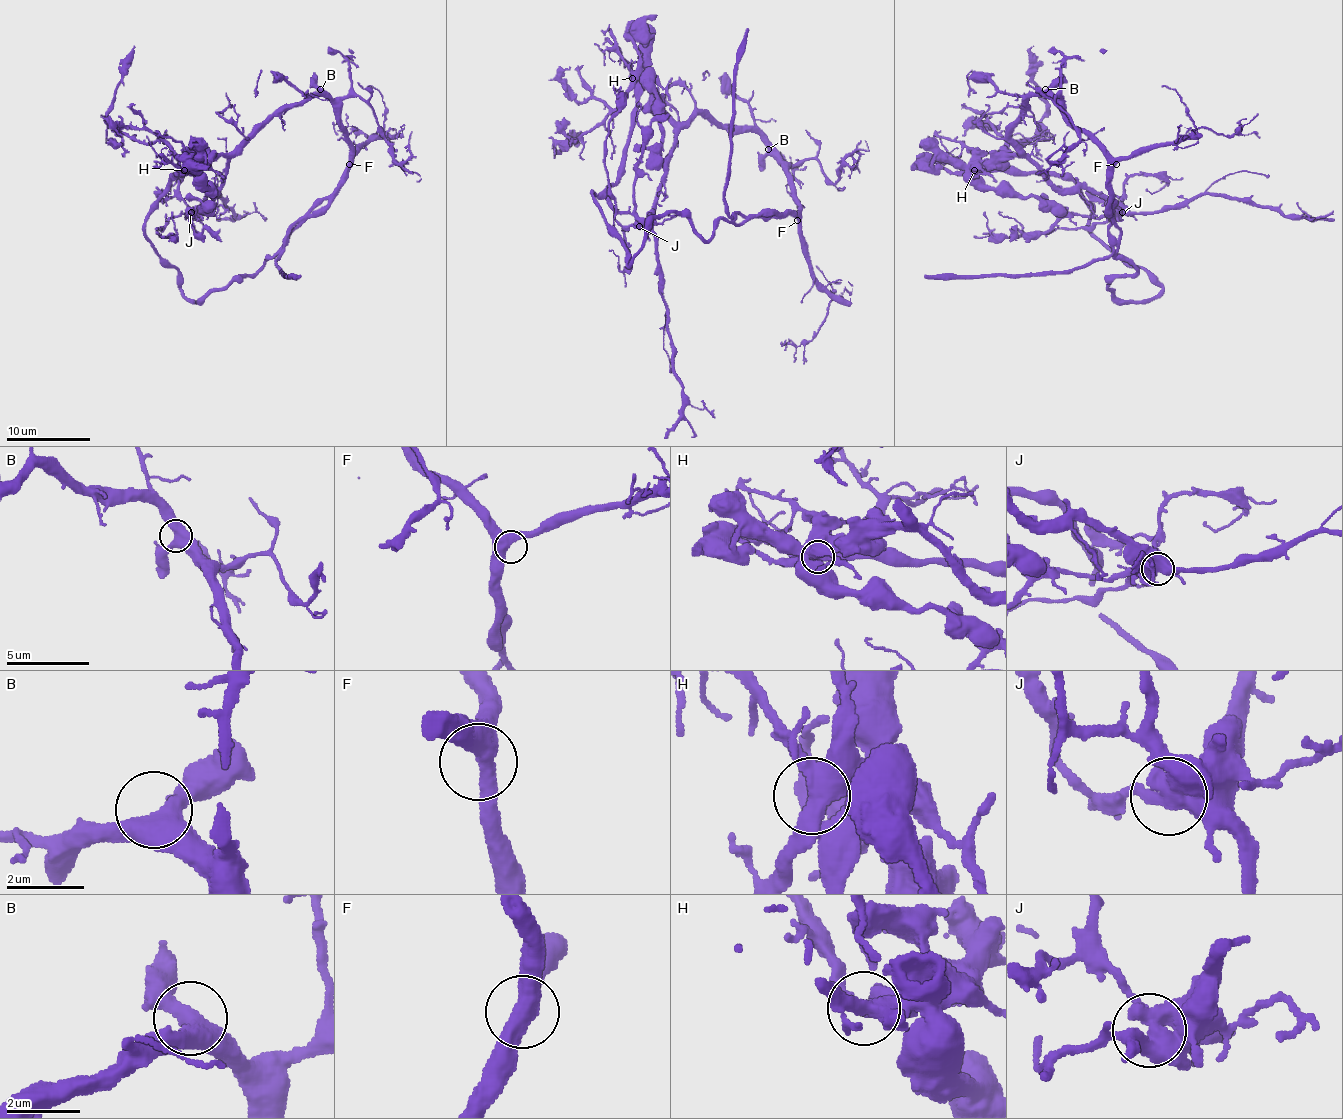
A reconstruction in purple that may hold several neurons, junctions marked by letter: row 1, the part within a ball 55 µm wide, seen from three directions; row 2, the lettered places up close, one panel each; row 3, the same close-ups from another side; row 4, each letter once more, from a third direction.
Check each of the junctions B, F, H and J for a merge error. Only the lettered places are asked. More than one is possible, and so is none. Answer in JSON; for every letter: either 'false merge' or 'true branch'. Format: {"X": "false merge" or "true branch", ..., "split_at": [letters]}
{"B": "true branch", "F": "true branch", "H": "true branch", "J": "true branch", "split_at": []}

